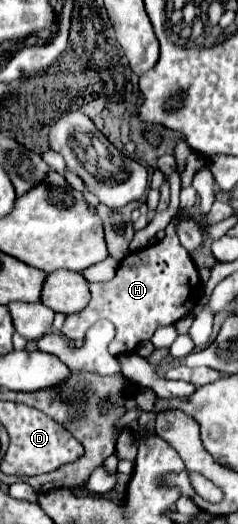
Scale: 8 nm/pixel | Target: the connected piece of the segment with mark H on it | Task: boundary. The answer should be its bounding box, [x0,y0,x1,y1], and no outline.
[63,217,201,355]

